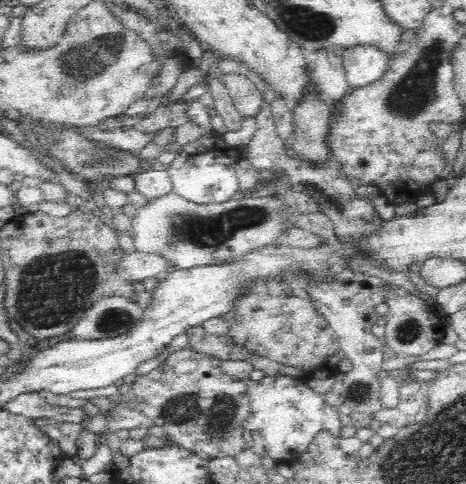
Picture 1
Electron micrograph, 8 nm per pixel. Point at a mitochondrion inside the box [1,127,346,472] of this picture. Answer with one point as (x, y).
(53, 290)

